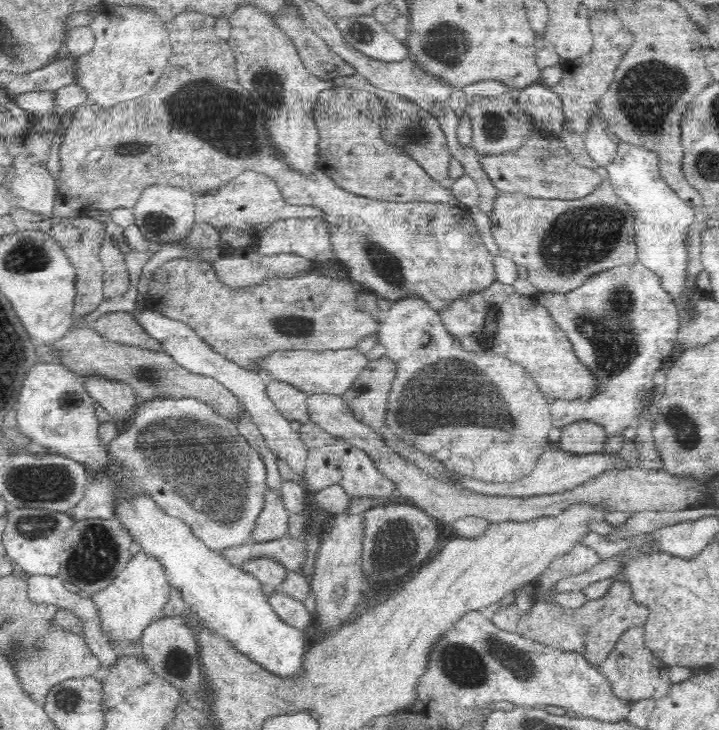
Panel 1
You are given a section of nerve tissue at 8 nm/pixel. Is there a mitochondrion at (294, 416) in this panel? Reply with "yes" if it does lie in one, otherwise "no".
no

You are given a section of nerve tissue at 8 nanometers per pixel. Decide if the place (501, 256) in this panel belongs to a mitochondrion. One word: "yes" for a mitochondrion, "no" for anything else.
no

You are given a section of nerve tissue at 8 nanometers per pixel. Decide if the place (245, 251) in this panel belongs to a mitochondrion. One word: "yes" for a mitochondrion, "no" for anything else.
no

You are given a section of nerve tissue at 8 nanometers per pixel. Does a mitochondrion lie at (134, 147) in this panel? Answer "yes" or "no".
yes

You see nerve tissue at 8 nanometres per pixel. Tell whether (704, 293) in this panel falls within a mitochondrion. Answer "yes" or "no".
no

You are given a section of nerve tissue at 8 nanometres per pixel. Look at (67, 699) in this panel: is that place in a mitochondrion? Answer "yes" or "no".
yes

